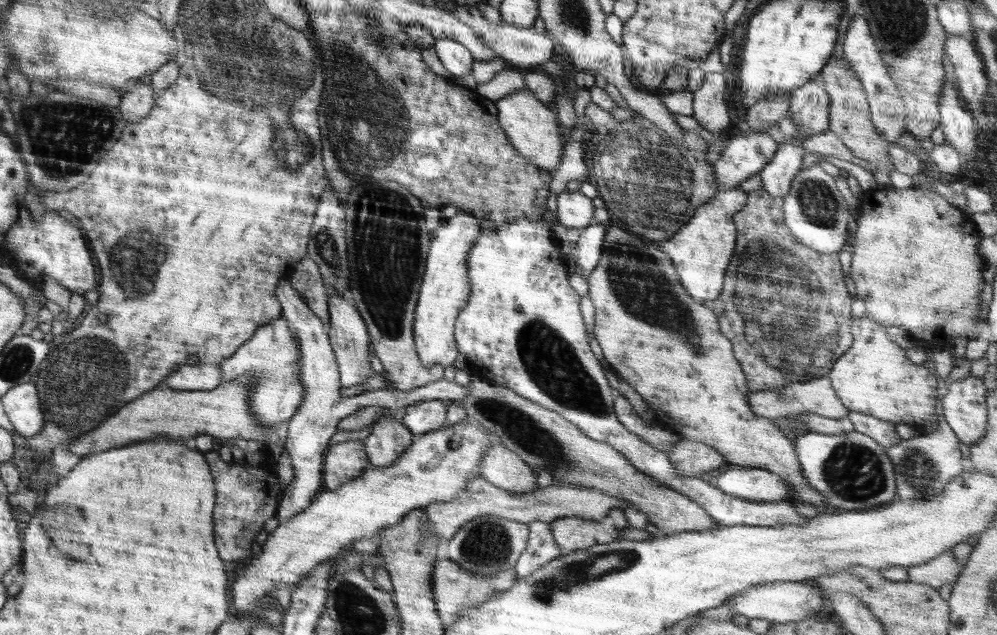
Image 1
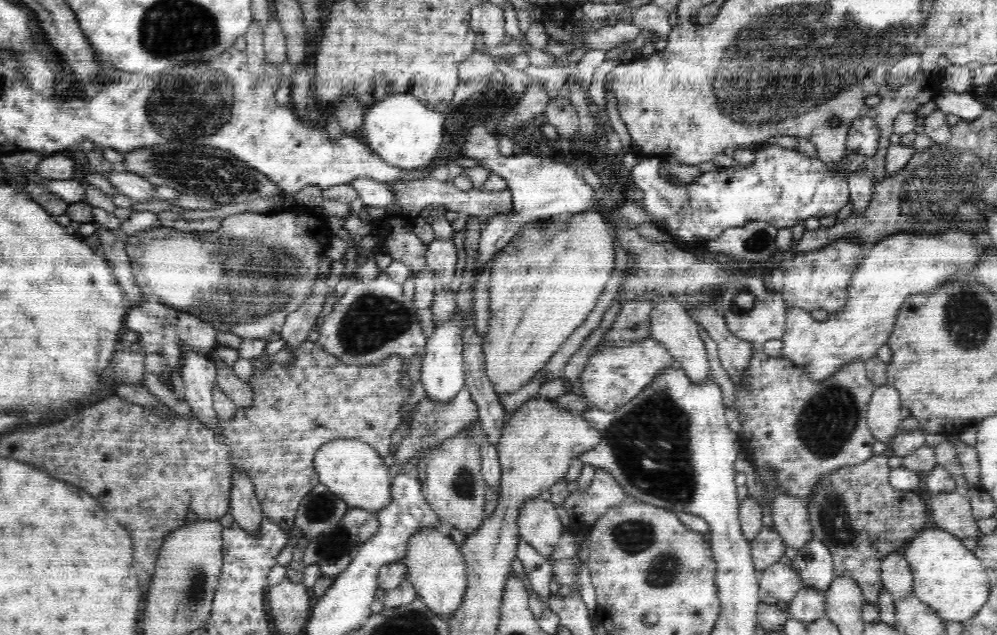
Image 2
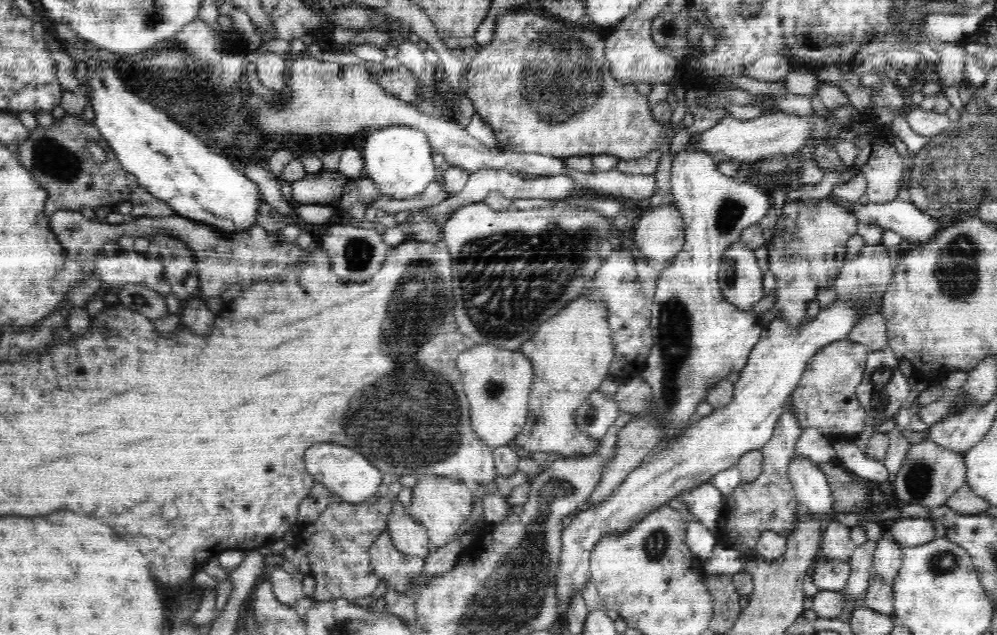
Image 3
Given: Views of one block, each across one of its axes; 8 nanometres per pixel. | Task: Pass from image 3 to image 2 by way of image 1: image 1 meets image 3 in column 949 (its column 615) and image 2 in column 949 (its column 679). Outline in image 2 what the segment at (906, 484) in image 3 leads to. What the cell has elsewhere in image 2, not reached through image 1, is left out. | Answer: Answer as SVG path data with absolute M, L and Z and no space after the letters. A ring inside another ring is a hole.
M964 490L933 494L930 508L934 524L938 528L959 539L979 536L977 519L973 517L969 497L965 495Z

